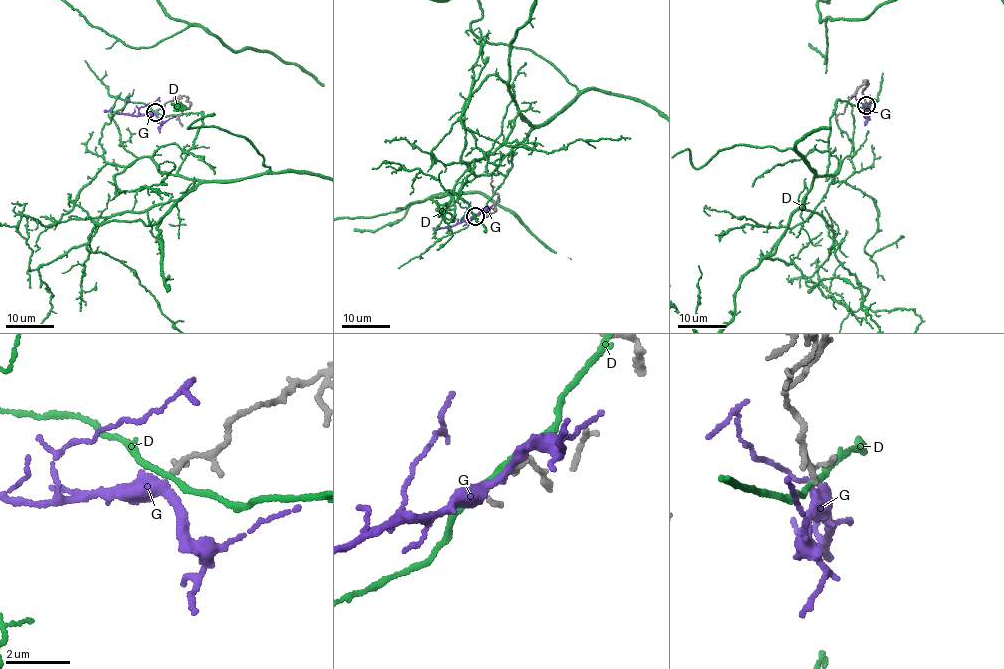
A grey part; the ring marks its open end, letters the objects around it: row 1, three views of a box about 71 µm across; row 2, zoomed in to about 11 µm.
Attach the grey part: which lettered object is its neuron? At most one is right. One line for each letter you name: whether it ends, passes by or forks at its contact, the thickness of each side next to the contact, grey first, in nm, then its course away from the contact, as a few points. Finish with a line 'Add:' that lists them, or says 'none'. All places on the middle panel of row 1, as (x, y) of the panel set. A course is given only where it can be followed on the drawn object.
G: It passes by. Thickness 130 nm (grey) against 360 nm. Its course: (475, 215), (447, 227), (446, 232)
Add: G

